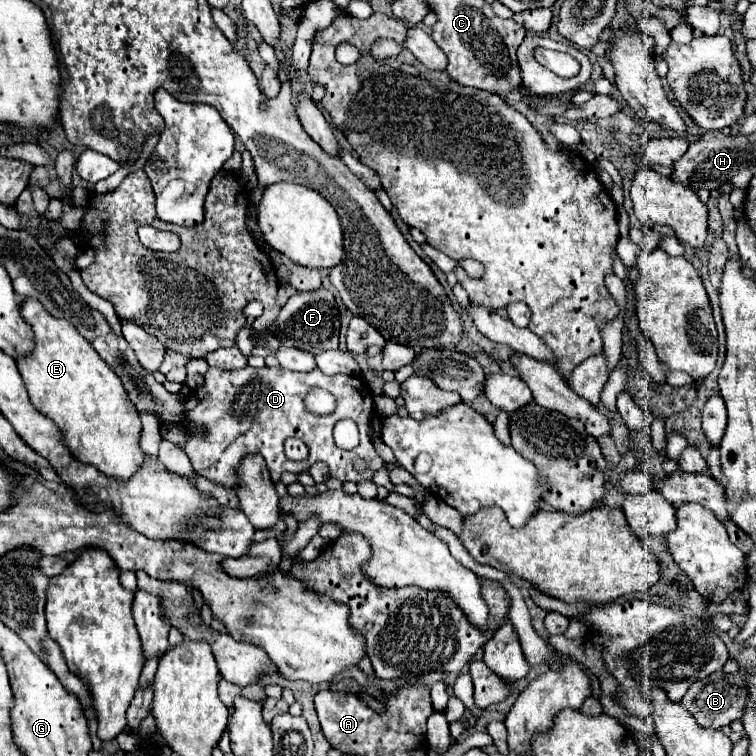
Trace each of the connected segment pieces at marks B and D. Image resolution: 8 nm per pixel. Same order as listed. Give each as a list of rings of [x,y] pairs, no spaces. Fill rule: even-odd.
[[[714,672],[712,676],[698,680],[692,684],[692,688],[682,698],[682,706],[696,718],[696,722],[702,728],[722,728],[732,724],[734,720],[742,718],[744,706],[748,700],[748,684],[742,674],[726,674],[726,672]]]
[[[210,368],[204,380],[202,388],[196,388],[190,392],[186,406],[186,420],[190,426],[200,426],[206,430],[206,436],[194,434],[188,430],[188,442],[184,446],[184,452],[188,454],[194,470],[198,474],[204,474],[208,470],[208,480],[220,482],[226,488],[234,490],[234,476],[236,466],[242,456],[246,454],[262,454],[272,480],[280,480],[282,472],[306,472],[314,462],[326,462],[330,466],[330,476],[338,478],[340,482],[360,482],[370,480],[376,470],[384,466],[380,456],[376,454],[370,436],[368,436],[368,422],[370,414],[374,410],[374,398],[370,394],[370,388],[364,384],[358,376],[348,374],[332,374],[324,376],[318,368],[312,372],[290,372],[284,368],[238,368],[238,370],[220,370]],[[310,388],[326,388],[336,398],[336,412],[328,416],[318,416],[306,410],[304,396]],[[350,418],[358,424],[360,430],[360,446],[352,452],[340,450],[332,440],[332,428],[338,420]],[[296,436],[308,446],[308,458],[302,462],[292,462],[284,456],[284,440]],[[354,458],[362,458],[368,468],[364,472],[358,472],[352,464]]]

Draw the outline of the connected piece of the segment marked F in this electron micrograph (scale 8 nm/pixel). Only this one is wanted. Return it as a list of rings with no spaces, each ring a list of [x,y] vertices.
[[[320,288],[312,292],[298,292],[288,298],[288,302],[280,308],[278,318],[266,328],[268,334],[276,336],[284,346],[298,348],[310,354],[322,350],[336,350],[338,348],[338,334],[340,334],[340,314],[332,292]]]

